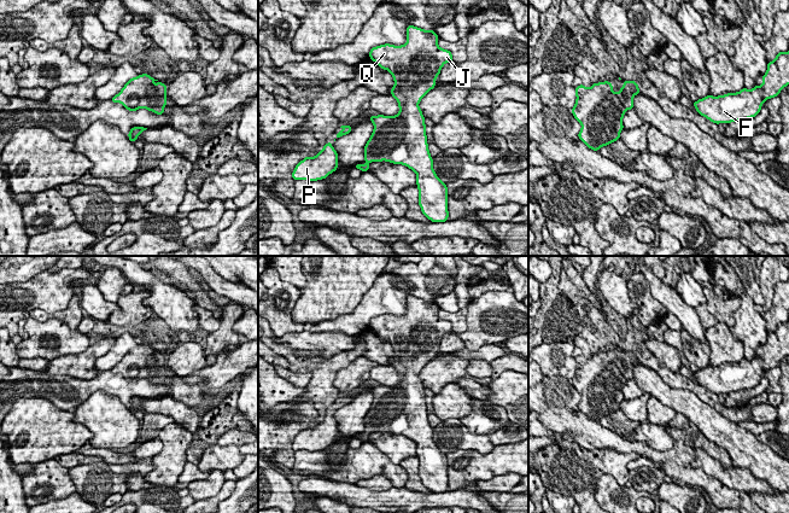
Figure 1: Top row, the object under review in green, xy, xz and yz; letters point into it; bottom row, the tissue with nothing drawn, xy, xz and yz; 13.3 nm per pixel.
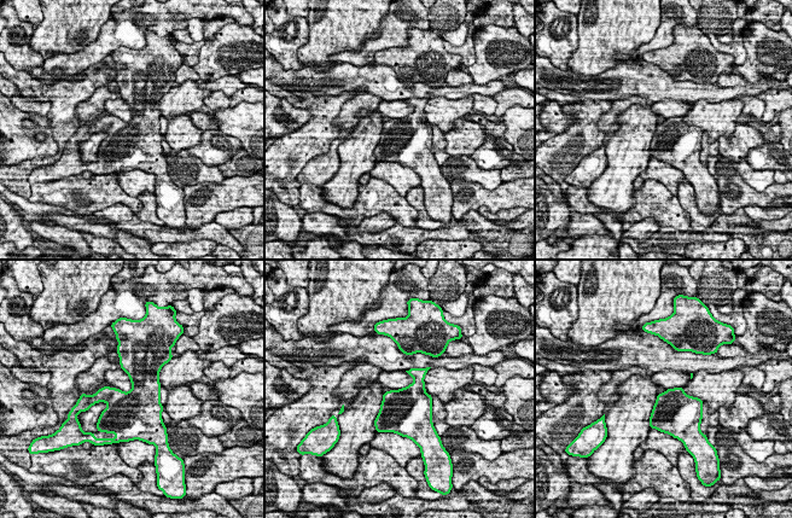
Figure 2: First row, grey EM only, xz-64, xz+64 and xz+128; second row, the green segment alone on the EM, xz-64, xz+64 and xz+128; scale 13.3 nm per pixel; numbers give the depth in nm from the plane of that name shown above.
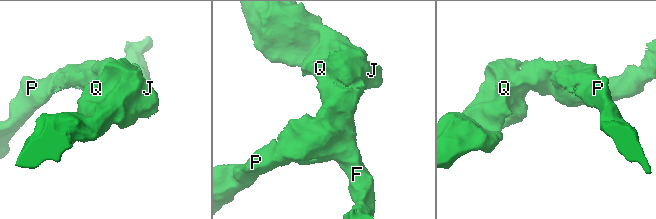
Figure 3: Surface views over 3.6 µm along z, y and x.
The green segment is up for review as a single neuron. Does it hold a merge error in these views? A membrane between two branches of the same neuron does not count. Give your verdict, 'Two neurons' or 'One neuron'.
One neuron

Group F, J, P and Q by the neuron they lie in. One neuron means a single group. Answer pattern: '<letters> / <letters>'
F J P Q

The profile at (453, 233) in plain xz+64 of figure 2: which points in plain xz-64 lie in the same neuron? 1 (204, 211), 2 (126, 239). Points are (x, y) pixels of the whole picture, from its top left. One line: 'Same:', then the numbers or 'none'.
Same: none

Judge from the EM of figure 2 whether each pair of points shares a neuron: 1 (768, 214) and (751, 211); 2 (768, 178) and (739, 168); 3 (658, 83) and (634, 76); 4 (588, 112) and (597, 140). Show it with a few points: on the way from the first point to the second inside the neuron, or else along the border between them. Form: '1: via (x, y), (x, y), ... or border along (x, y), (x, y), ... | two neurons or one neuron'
1: via (764, 214), (755, 213) | one neuron
2: via (761, 178), (753, 178), (746, 172) | one neuron
3: via (652, 82), (640, 79) | one neuron
4: via (588, 120), (589, 133) | one neuron

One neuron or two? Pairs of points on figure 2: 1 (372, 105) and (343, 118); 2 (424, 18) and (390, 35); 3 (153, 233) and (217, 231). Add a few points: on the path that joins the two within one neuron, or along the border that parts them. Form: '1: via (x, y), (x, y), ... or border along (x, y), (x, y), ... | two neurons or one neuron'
1: via (365, 104), (357, 104), (350, 111) | one neuron
2: via (415, 18), (407, 18), (399, 27) | one neuron
3: via (169, 234), (202, 233) | one neuron

